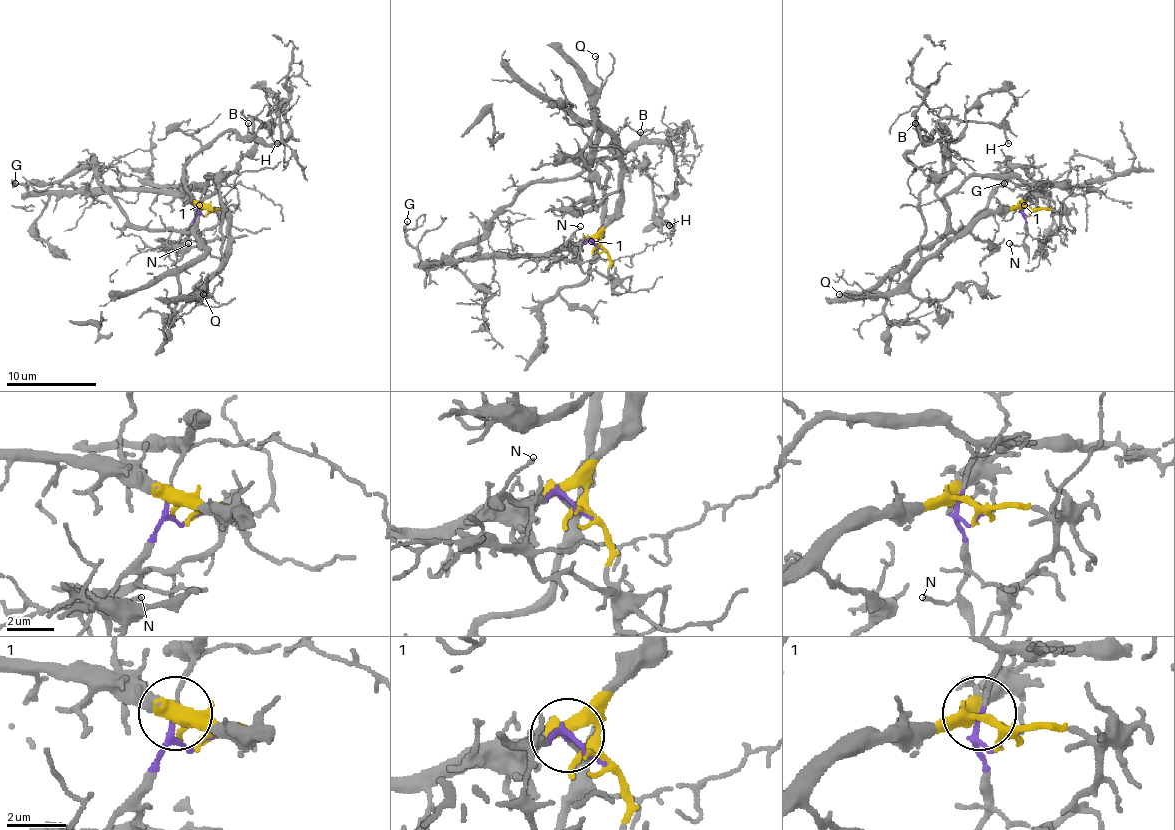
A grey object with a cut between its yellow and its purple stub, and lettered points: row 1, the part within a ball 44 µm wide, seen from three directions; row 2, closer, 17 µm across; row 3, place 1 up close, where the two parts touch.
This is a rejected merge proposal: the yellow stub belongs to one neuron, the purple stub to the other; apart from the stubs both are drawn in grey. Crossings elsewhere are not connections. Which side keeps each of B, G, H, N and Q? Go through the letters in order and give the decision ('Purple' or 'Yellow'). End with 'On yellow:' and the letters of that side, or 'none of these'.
B: Purple
G: Yellow
H: Yellow
N: Purple
Q: Yellow
On yellow: G, H, Q

